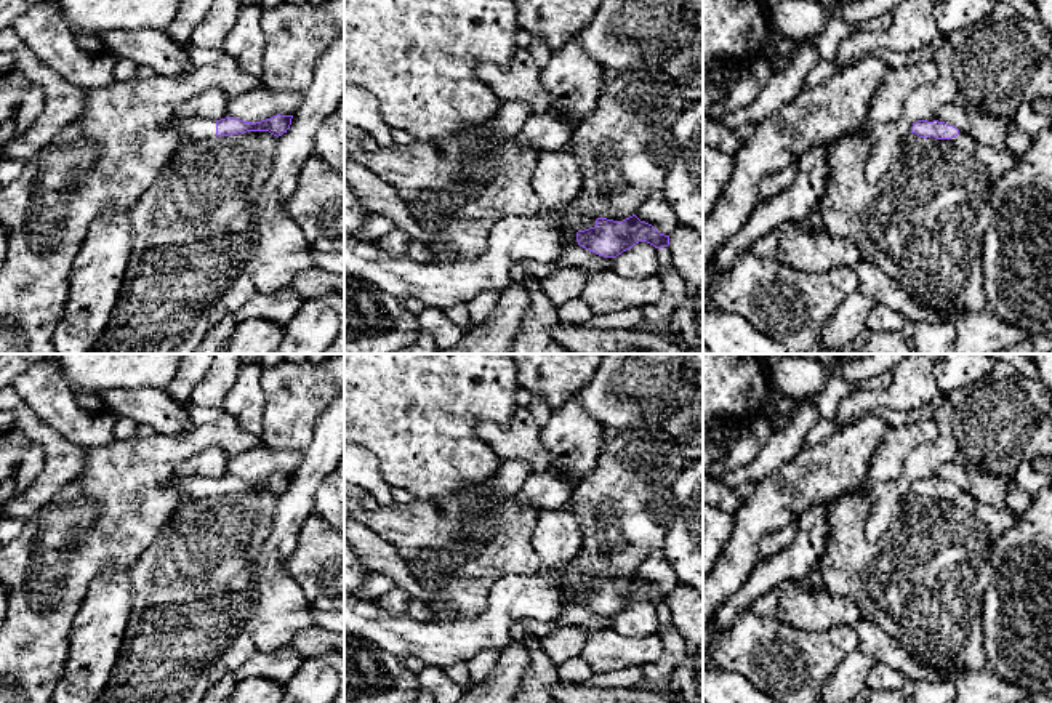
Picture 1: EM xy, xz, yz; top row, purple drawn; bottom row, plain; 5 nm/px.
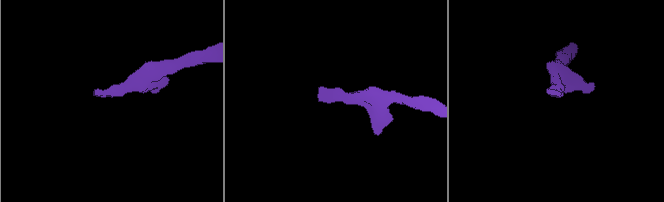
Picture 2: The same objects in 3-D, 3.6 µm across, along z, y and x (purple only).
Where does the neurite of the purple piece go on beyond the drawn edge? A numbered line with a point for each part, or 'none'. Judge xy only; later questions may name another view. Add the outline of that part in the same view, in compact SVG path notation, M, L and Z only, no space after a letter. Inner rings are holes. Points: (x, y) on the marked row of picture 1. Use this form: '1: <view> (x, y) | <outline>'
1: xy (192, 128) | M175 119L173 127L183 141L203 141L216 138L216 122L207 119Z

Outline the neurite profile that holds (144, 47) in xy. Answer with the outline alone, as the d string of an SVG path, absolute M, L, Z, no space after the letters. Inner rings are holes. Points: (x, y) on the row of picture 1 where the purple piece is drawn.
M114 30L99 35L99 40L104 50L115 58L126 58L138 66L149 66L157 75L183 77L195 69L189 58L189 48L176 43L163 30Z

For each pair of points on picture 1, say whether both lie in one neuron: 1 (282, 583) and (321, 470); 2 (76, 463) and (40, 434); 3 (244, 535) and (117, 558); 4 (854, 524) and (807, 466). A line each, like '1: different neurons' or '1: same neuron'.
1: same neuron
2: same neuron
3: different neurons
4: different neurons

